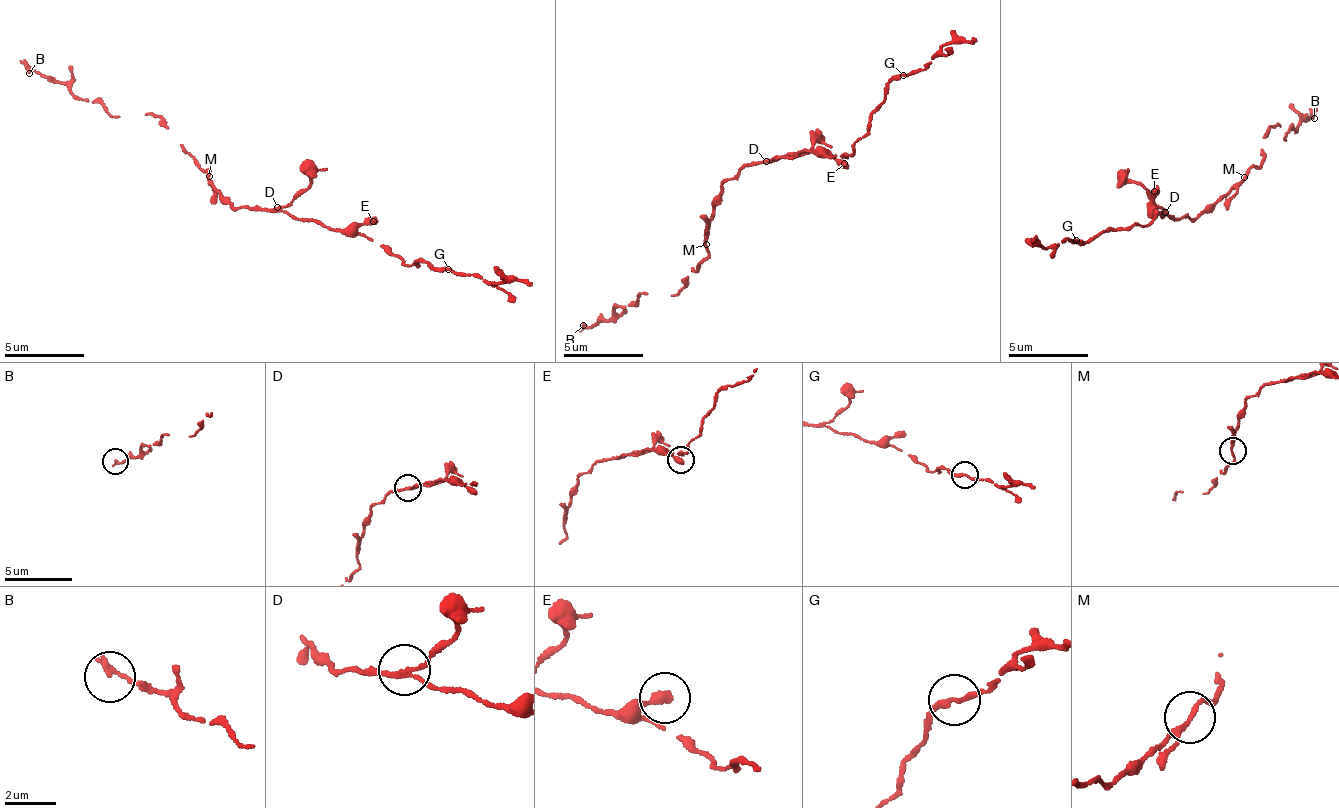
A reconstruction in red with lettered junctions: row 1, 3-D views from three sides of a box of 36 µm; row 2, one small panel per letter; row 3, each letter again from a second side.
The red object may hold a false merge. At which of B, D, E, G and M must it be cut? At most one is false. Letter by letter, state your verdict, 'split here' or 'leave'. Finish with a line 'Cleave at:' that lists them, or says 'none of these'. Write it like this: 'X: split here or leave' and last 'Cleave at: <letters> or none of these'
B: leave
D: split here
E: leave
G: leave
M: leave
Cleave at: D

